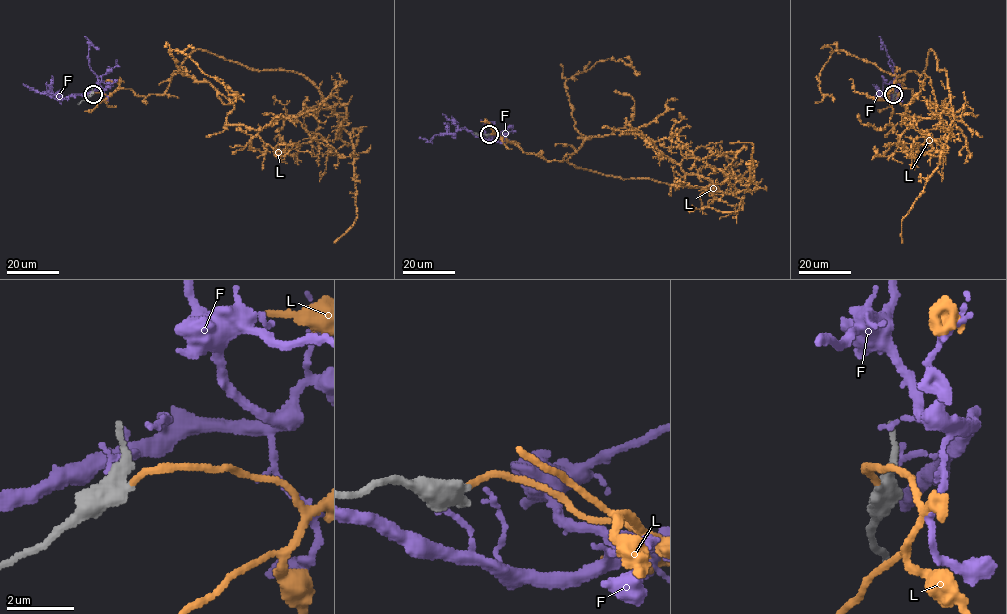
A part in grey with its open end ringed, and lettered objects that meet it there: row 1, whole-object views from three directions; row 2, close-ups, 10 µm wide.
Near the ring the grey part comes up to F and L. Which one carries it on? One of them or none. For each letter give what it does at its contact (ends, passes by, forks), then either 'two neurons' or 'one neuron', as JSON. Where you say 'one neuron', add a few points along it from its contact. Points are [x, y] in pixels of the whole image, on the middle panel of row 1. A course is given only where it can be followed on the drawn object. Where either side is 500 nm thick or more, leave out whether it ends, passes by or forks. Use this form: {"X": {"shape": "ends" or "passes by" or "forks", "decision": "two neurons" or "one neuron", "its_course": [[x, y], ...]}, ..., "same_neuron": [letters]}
{"F": {"shape": "ends", "decision": "two neurons"}, "L": {"shape": "ends", "decision": "one neuron", "its_course": [[489, 134], [547, 161], [717, 191], [654, 142], [667, 138], [698, 159], [715, 150]]}, "same_neuron": ["L"]}

